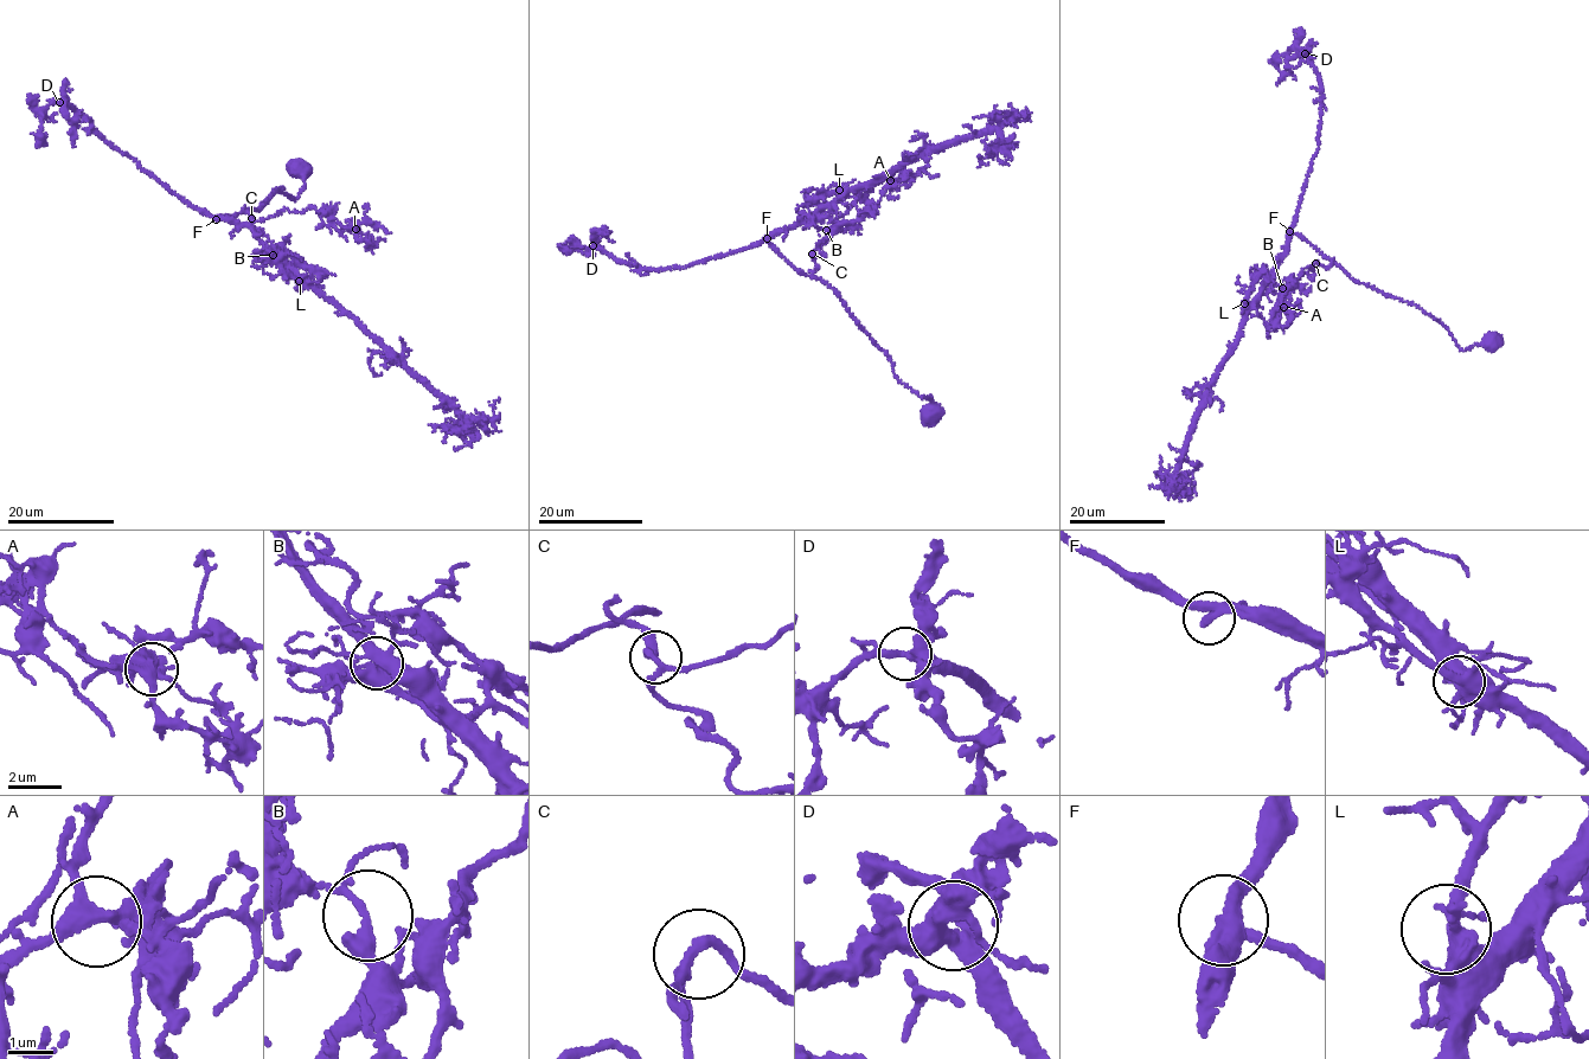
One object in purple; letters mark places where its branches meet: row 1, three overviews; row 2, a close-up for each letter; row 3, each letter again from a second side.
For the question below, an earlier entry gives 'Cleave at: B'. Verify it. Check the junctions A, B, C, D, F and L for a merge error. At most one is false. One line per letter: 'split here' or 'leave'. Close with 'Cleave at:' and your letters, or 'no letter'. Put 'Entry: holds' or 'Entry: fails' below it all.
A: leave
B: split here
C: leave
D: leave
F: leave
L: leave
Cleave at: B
Entry: holds

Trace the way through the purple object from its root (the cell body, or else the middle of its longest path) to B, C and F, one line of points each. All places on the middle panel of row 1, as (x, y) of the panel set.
B: (811, 213), (830, 206), (828, 214), (813, 223), (825, 230)
C: (811, 213), (830, 206), (813, 224), (828, 230), (845, 222), (849, 229), (818, 244), (824, 255), (812, 254)
F: (811, 213), (809, 218), (767, 238)

